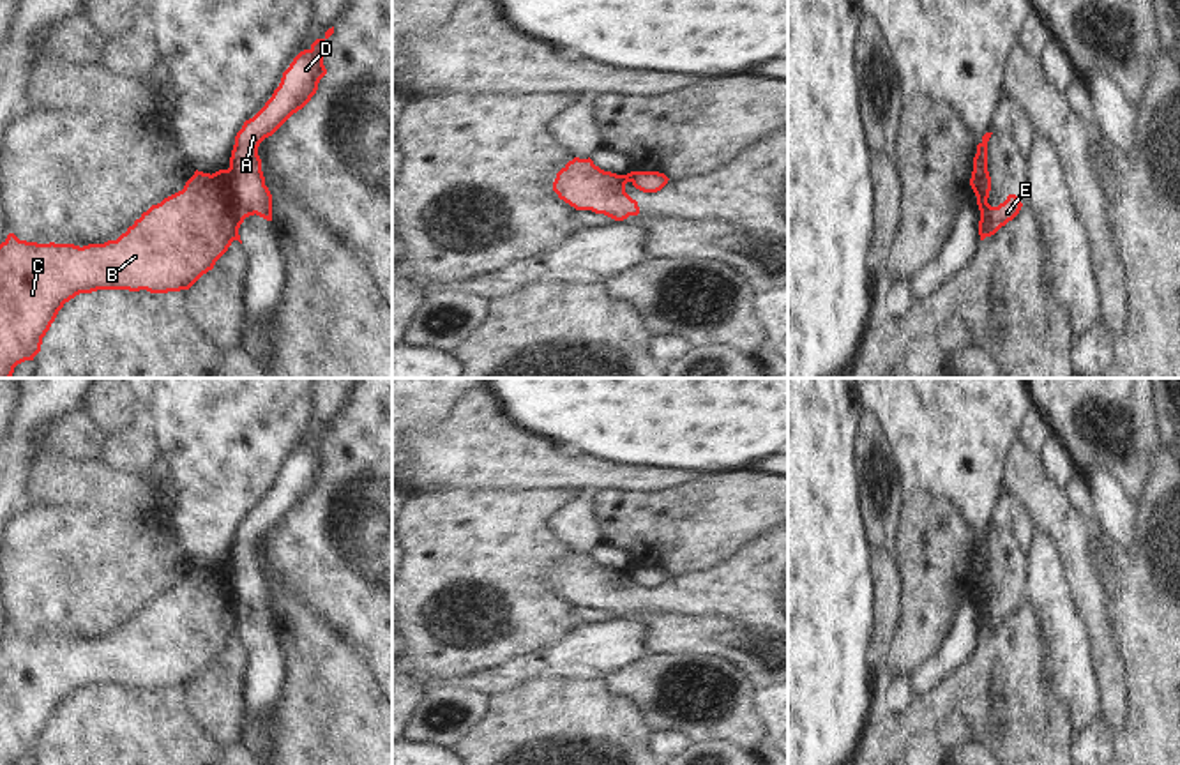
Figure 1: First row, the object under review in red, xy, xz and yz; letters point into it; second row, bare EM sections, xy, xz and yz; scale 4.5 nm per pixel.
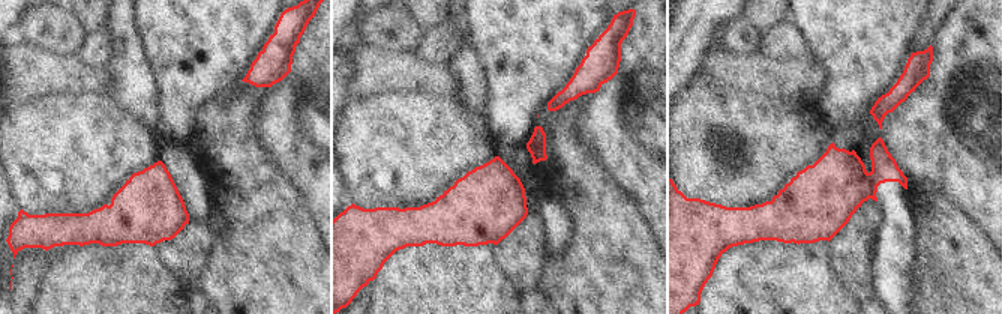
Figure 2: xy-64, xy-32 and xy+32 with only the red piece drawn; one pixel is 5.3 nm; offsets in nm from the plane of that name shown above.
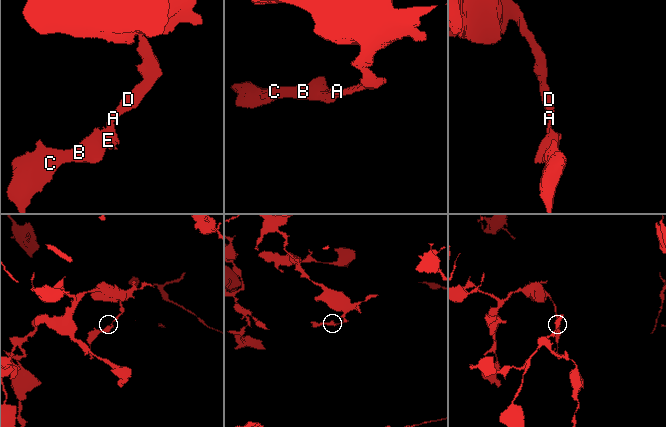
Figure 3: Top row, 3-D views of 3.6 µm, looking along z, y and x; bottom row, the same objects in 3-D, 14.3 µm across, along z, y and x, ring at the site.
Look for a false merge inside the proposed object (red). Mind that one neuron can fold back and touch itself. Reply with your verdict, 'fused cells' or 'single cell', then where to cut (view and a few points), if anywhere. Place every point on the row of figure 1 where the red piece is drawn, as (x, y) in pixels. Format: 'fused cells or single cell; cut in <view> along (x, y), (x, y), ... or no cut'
fused cells; cut in xy along (226, 170), (235, 204), (235, 239)

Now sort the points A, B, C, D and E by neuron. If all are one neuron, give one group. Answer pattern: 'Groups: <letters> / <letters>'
Groups: A D / B C E.

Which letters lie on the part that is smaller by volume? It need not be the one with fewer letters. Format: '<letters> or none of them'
B, C, E

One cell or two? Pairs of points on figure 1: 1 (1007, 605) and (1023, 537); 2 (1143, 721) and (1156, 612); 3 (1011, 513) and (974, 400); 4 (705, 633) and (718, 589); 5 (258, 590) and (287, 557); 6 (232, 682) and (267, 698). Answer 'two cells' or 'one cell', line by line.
1: two cells
2: one cell
3: two cells
4: two cells
5: two cells
6: two cells

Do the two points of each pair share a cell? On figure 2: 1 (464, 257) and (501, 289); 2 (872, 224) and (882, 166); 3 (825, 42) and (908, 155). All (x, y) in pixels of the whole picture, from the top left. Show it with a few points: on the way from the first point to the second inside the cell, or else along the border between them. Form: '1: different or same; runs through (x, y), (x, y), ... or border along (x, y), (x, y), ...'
1: same; runs through (473, 266), (492, 286)
2: different; border along (870, 199), (882, 209), (881, 236)
3: different; border along (869, 111), (858, 126), (839, 131)

